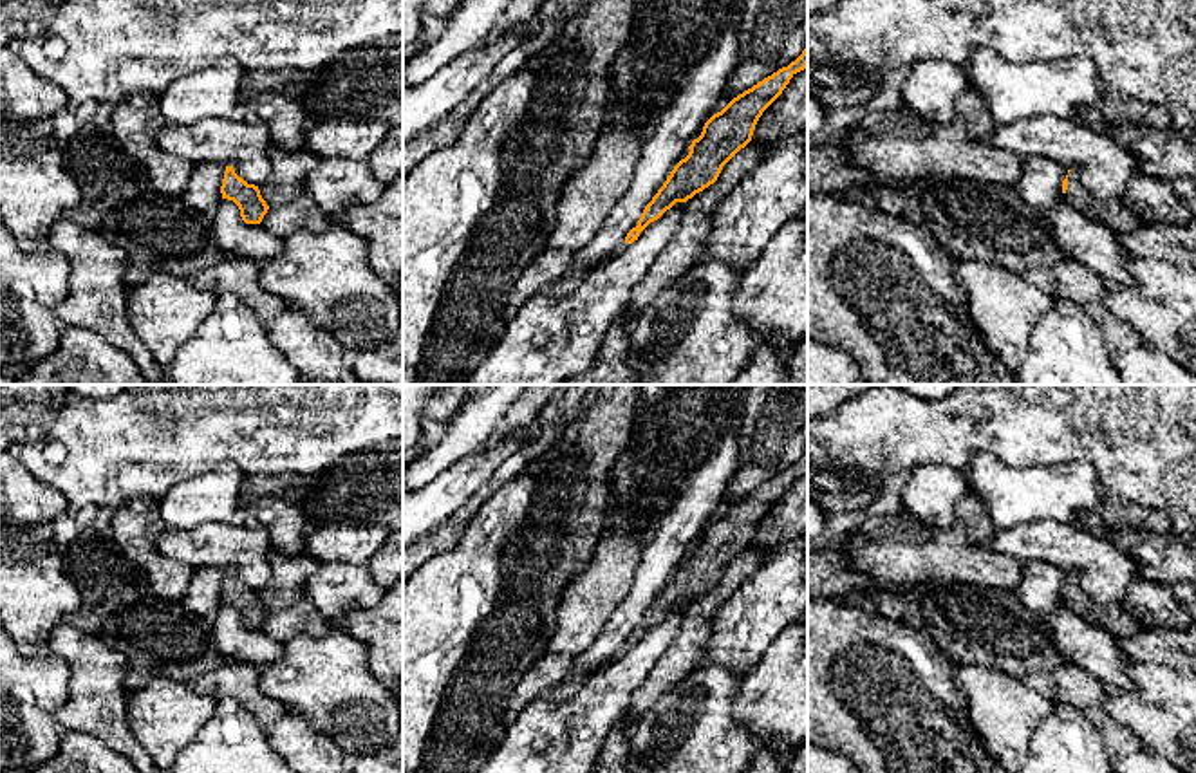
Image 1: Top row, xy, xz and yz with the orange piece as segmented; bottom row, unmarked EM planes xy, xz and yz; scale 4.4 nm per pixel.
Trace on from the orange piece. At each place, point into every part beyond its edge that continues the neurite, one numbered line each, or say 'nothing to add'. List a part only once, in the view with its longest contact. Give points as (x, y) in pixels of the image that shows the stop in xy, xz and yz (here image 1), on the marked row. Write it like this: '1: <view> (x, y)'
1: yz (1115, 214)

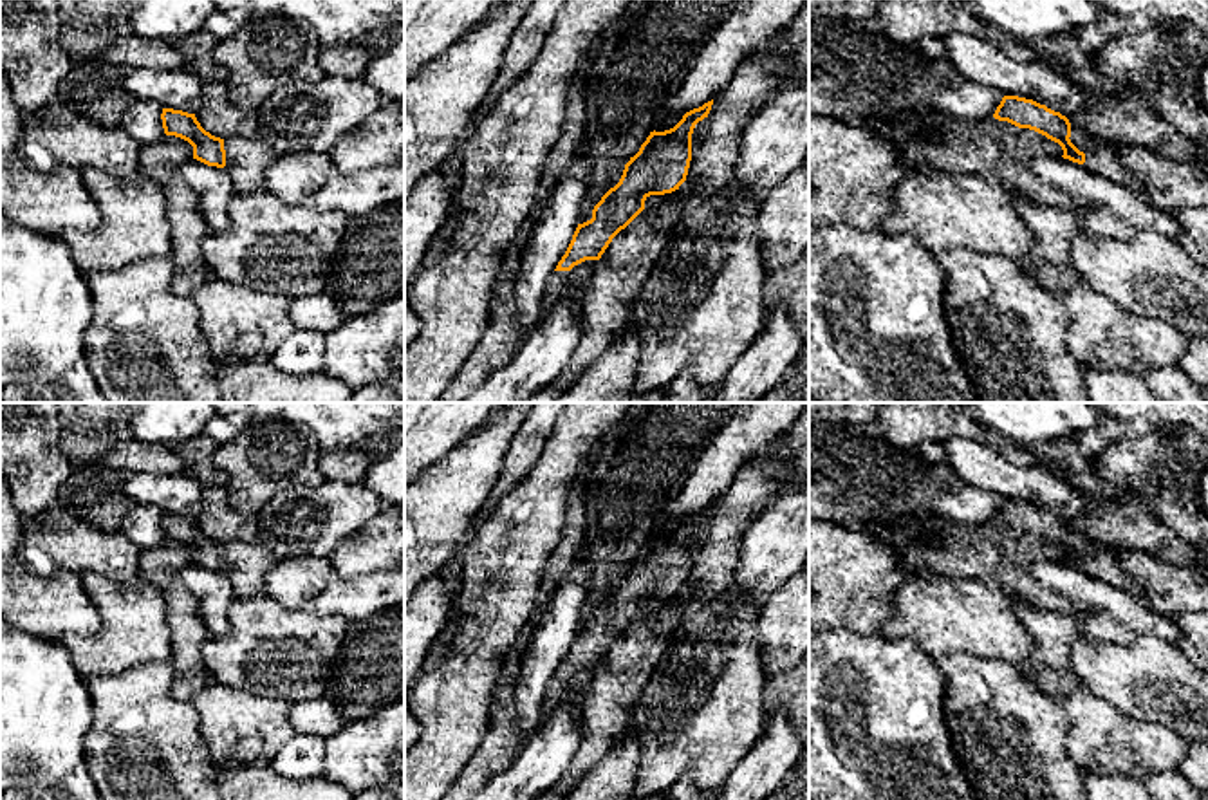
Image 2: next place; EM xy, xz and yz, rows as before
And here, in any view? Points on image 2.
1: xz (573, 282)

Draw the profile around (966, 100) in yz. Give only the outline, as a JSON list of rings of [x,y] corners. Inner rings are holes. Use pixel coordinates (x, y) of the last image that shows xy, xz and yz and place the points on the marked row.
[[[962,79],[934,96],[935,110],[957,119],[988,119],[1006,94],[980,83]]]

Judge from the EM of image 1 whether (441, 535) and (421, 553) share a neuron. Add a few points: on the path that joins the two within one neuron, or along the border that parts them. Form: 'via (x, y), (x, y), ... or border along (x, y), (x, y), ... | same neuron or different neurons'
via (436, 540), (427, 548) | same neuron

